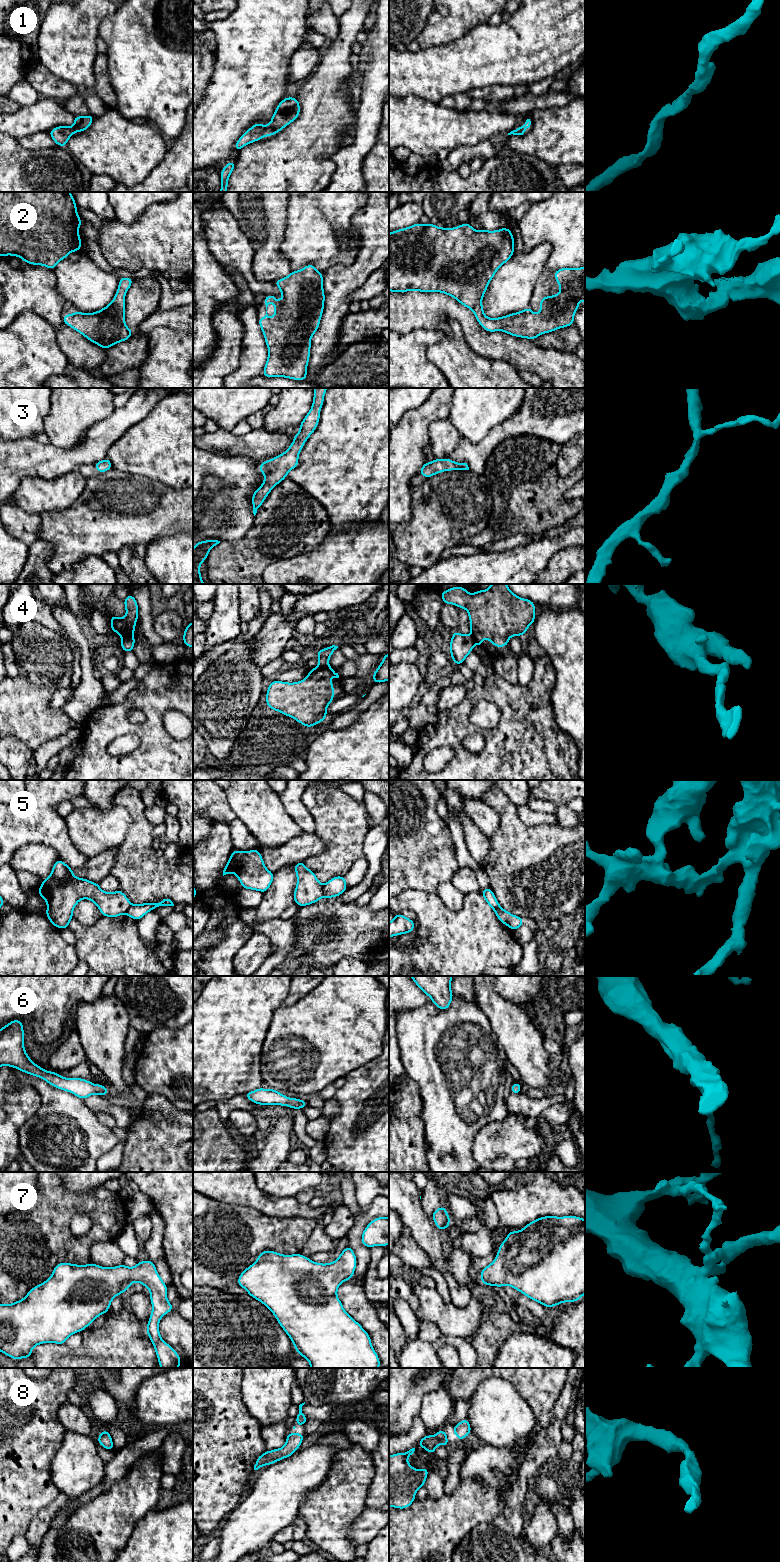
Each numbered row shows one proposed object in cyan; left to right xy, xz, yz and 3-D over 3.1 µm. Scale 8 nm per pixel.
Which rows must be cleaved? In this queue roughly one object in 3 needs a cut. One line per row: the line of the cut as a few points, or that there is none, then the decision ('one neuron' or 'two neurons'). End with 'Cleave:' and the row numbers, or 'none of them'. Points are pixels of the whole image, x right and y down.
1: cut none; one neuron
2: cut none; one neuron
3: cut none; one neuron
4: cut xy (122, 637), (133, 638); two neurons
5: cut xz (323, 885), (324, 896); two neurons
6: cut none; one neuron
7: cut none; one neuron
8: cut none; one neuron
Cleave: 4, 5

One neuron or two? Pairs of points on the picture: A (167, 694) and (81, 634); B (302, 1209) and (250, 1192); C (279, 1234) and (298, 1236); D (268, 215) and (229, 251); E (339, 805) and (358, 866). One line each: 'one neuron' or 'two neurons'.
A: two neurons
B: one neuron
C: one neuron
D: two neurons
E: two neurons

